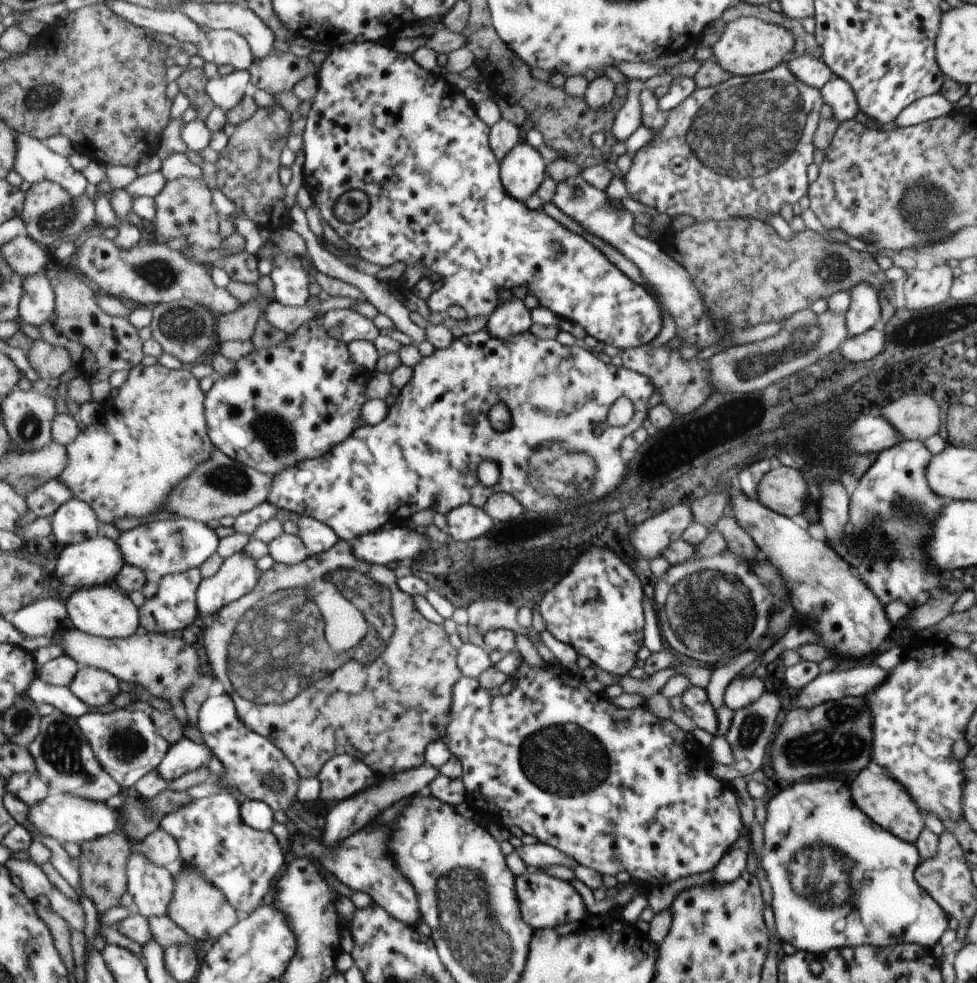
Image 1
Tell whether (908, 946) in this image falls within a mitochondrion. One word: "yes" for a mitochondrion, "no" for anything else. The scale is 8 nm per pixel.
no

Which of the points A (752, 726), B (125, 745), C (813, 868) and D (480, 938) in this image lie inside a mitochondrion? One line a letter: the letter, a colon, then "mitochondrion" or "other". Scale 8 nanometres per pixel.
A: mitochondrion
B: mitochondrion
C: mitochondrion
D: mitochondrion

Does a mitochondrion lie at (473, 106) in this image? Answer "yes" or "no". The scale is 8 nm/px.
no

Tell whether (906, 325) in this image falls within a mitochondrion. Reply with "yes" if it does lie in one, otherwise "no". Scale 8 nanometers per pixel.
yes

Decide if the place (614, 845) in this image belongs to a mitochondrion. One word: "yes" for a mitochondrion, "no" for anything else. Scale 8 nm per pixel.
no

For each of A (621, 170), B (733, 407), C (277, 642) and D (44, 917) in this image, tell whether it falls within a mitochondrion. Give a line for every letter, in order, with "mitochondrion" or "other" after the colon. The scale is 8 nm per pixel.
A: other
B: mitochondrion
C: mitochondrion
D: other

